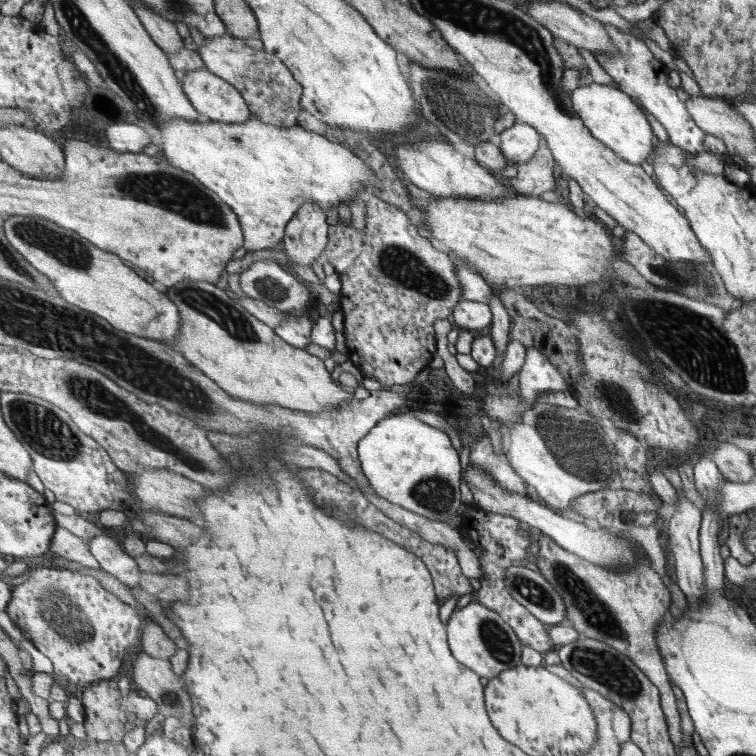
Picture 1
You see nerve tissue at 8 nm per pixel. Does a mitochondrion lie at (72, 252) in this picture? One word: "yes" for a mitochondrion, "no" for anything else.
yes

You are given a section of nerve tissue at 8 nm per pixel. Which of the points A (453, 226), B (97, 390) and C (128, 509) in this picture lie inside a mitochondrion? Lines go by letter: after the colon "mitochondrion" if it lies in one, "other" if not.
A: other
B: mitochondrion
C: other

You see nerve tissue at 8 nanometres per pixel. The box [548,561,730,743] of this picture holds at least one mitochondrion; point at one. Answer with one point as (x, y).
(617, 676)

